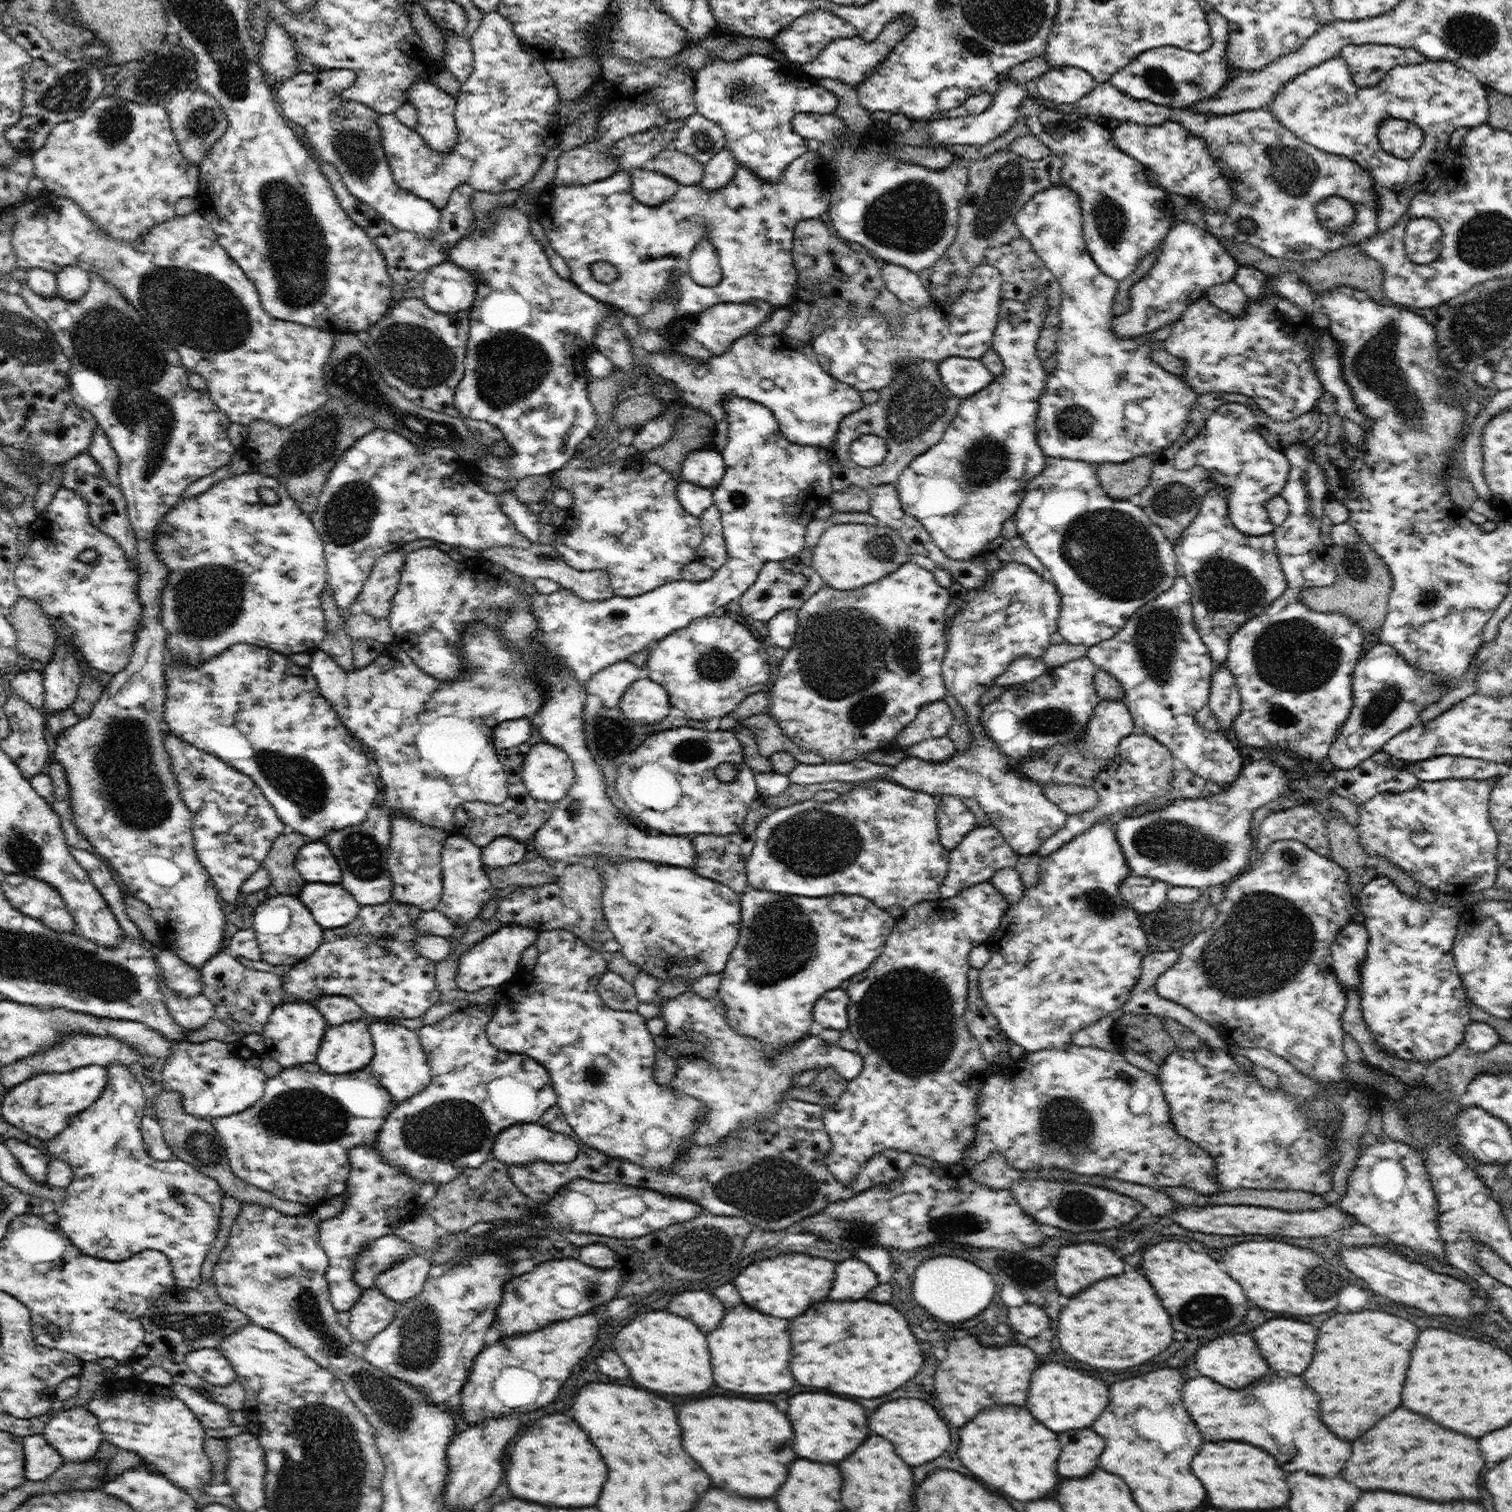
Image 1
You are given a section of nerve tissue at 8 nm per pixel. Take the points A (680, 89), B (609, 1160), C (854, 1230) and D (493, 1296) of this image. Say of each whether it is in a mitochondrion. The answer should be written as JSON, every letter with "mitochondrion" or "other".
{"A":"other","B":"other","C":"mitochondrion","D":"other"}

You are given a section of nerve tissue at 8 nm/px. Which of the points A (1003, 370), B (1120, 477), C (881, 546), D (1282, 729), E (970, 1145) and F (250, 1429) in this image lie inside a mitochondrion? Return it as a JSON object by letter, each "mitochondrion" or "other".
{"A":"other","B":"other","C":"mitochondrion","D":"other","E":"other","F":"other"}

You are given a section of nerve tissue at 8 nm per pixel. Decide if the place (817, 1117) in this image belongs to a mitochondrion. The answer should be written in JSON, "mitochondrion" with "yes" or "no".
{"mitochondrion":"no"}

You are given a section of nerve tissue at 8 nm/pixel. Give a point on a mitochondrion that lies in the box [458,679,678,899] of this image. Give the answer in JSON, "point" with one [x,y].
{"point":[615,736]}

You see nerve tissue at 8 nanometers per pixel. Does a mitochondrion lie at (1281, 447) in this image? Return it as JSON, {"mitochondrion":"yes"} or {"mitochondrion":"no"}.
{"mitochondrion":"no"}

